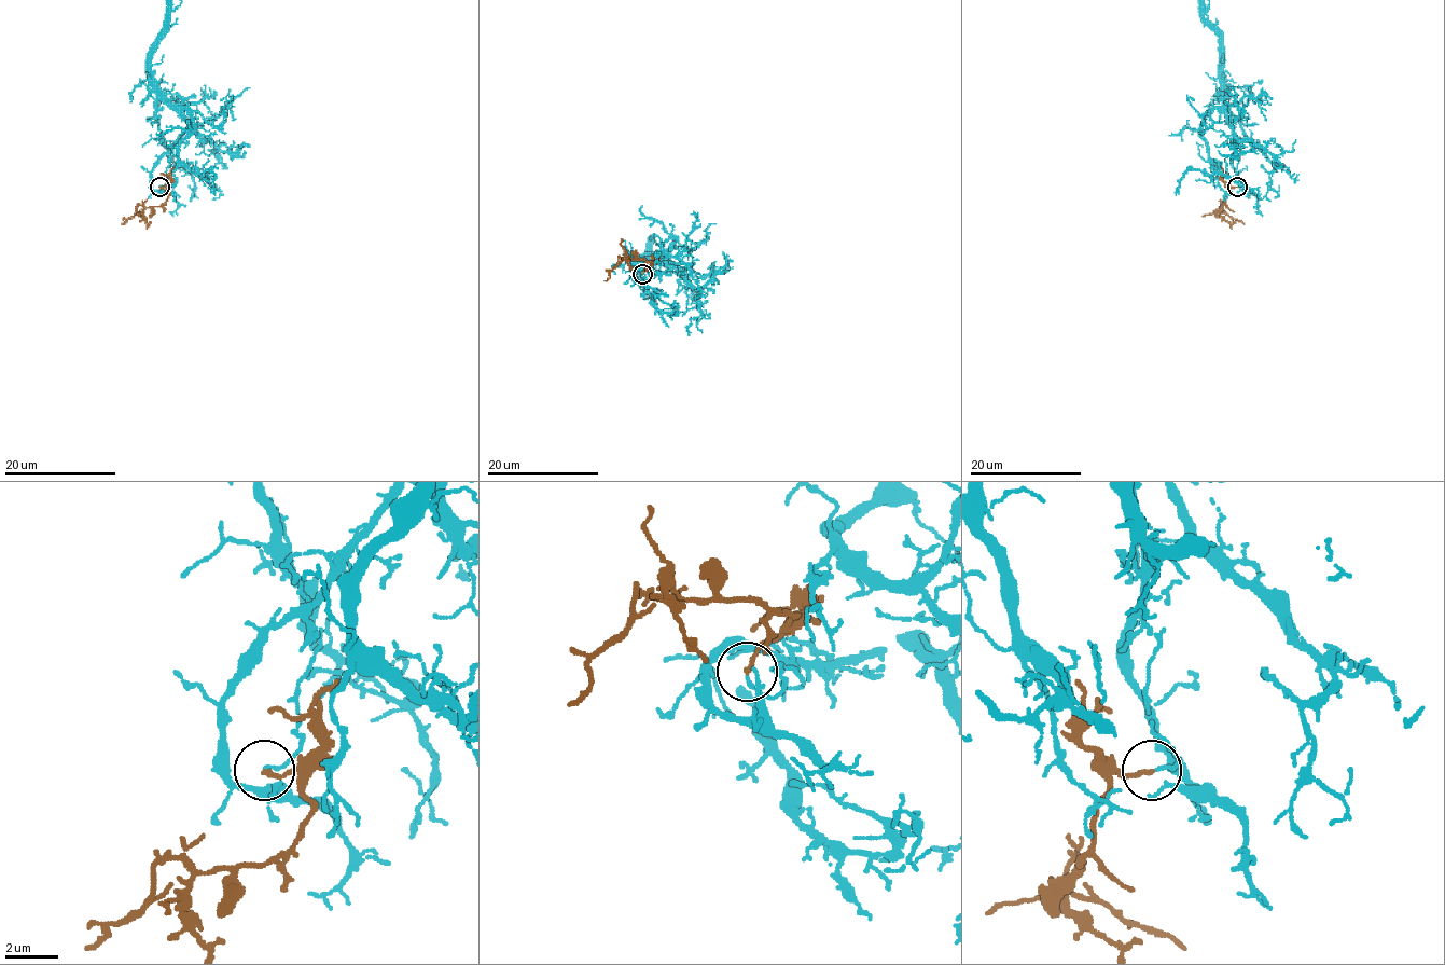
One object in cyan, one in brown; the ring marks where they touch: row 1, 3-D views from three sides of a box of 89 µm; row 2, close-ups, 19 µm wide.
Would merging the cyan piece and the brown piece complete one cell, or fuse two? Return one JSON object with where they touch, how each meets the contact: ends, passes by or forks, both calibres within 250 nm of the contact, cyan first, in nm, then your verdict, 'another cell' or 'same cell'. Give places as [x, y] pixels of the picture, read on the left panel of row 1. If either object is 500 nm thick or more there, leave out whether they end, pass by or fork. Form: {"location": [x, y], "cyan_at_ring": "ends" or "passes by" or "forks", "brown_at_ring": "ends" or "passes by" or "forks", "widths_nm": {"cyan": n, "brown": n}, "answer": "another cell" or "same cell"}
{"location": [160, 187], "cyan_at_ring": "passes by", "brown_at_ring": "ends", "widths_nm": {"cyan": 80, "brown": 160}, "answer": "same cell"}

